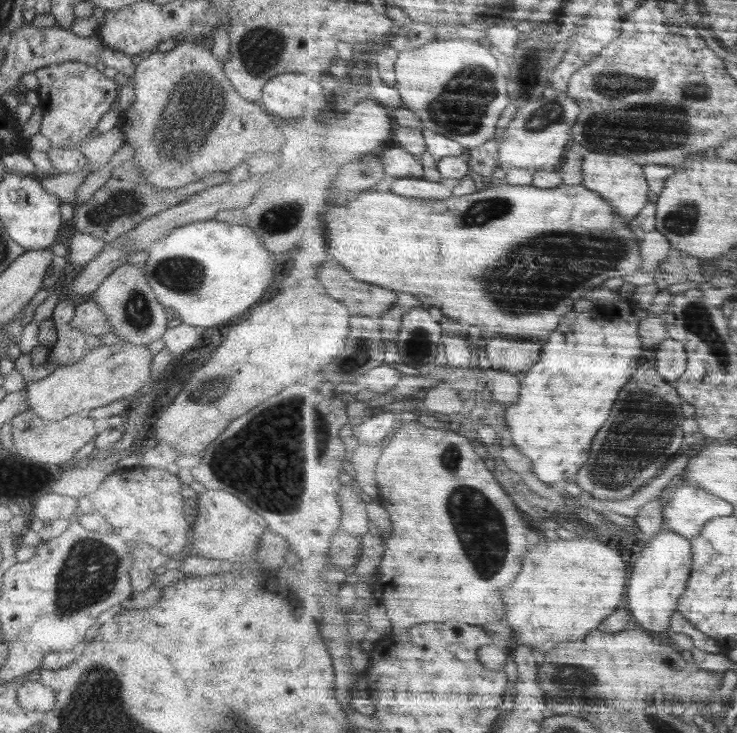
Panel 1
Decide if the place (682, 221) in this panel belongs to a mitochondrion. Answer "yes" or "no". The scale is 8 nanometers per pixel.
yes

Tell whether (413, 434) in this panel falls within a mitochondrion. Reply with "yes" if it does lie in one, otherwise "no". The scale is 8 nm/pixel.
no

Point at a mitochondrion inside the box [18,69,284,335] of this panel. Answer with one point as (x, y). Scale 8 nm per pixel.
(185, 276)

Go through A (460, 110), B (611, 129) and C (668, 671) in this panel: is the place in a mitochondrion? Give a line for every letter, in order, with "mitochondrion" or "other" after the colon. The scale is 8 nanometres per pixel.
A: mitochondrion
B: mitochondrion
C: other

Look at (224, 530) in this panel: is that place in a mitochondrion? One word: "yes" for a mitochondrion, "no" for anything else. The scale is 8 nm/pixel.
no

